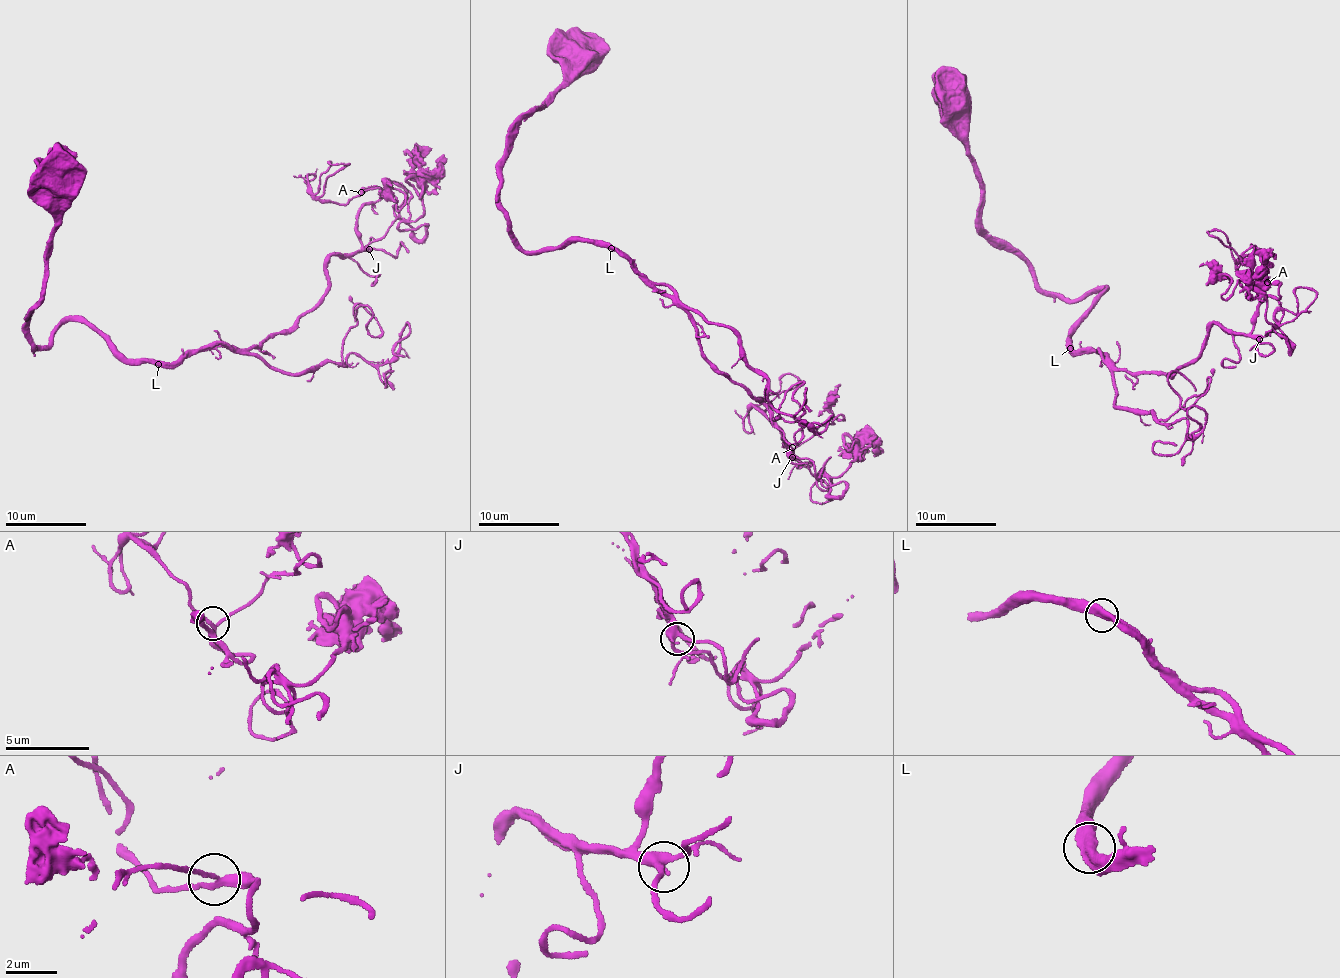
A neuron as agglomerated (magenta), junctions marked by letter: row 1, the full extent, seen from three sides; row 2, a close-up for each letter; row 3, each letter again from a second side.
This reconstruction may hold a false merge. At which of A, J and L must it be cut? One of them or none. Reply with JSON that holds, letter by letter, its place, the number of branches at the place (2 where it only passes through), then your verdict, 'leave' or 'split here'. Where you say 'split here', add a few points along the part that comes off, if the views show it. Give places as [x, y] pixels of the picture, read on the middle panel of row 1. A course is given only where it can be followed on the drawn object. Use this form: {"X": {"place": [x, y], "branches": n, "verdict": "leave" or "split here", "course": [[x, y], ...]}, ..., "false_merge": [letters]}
{"A": {"place": [792, 447], "branches": 3, "verdict": "leave"}, "J": {"place": [792, 457], "branches": 3, "verdict": "leave"}, "L": {"place": [611, 248], "branches": 2, "verdict": "leave"}, "false_merge": []}

